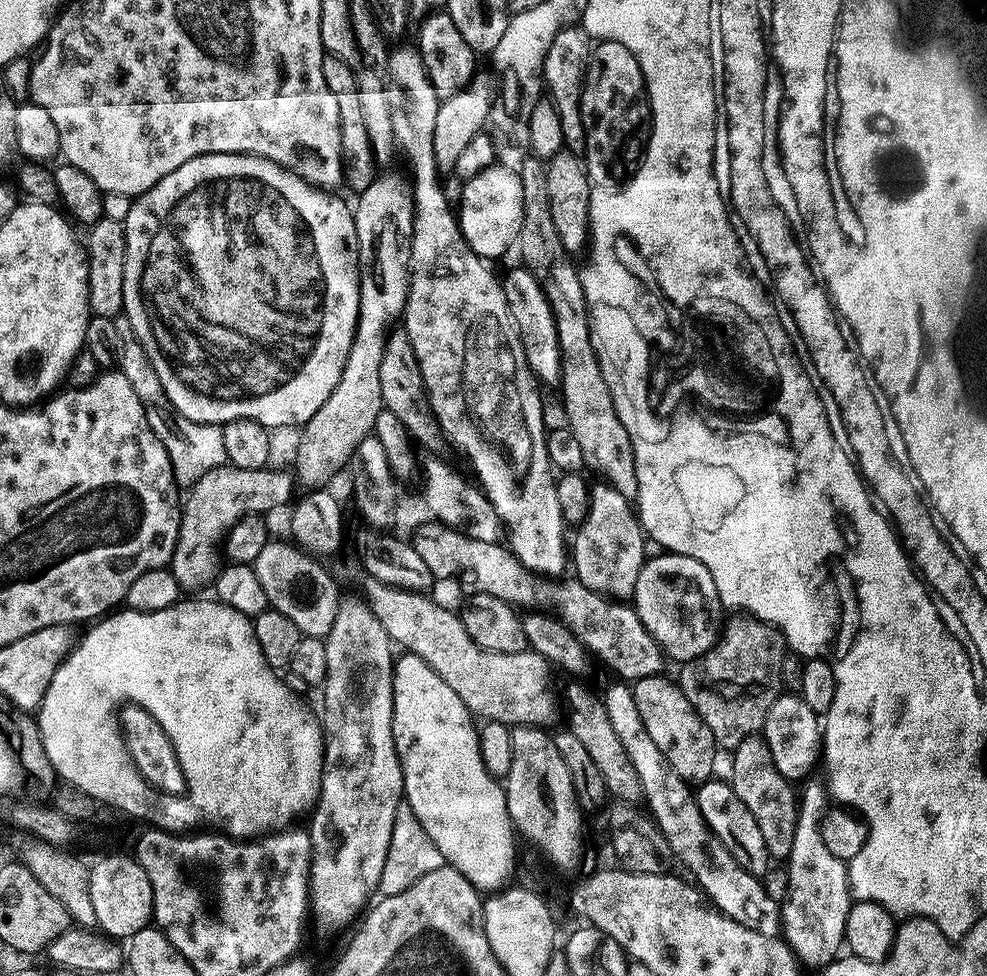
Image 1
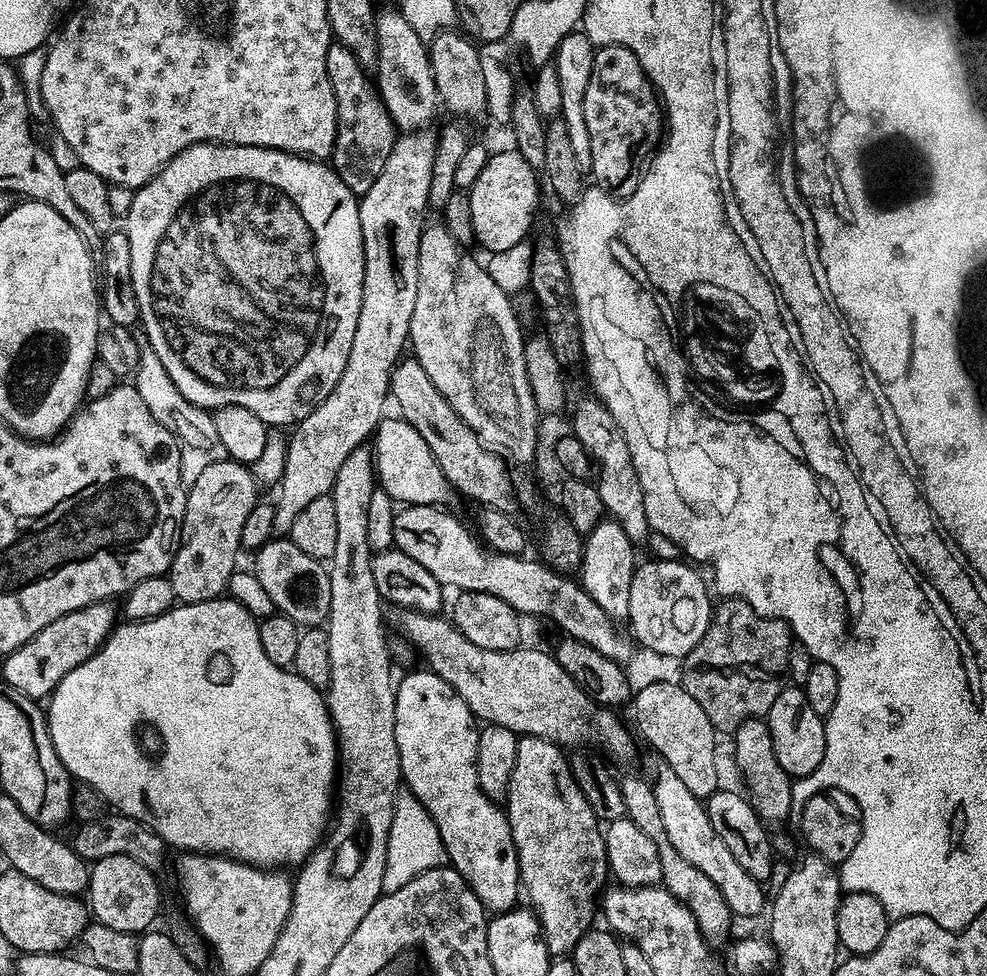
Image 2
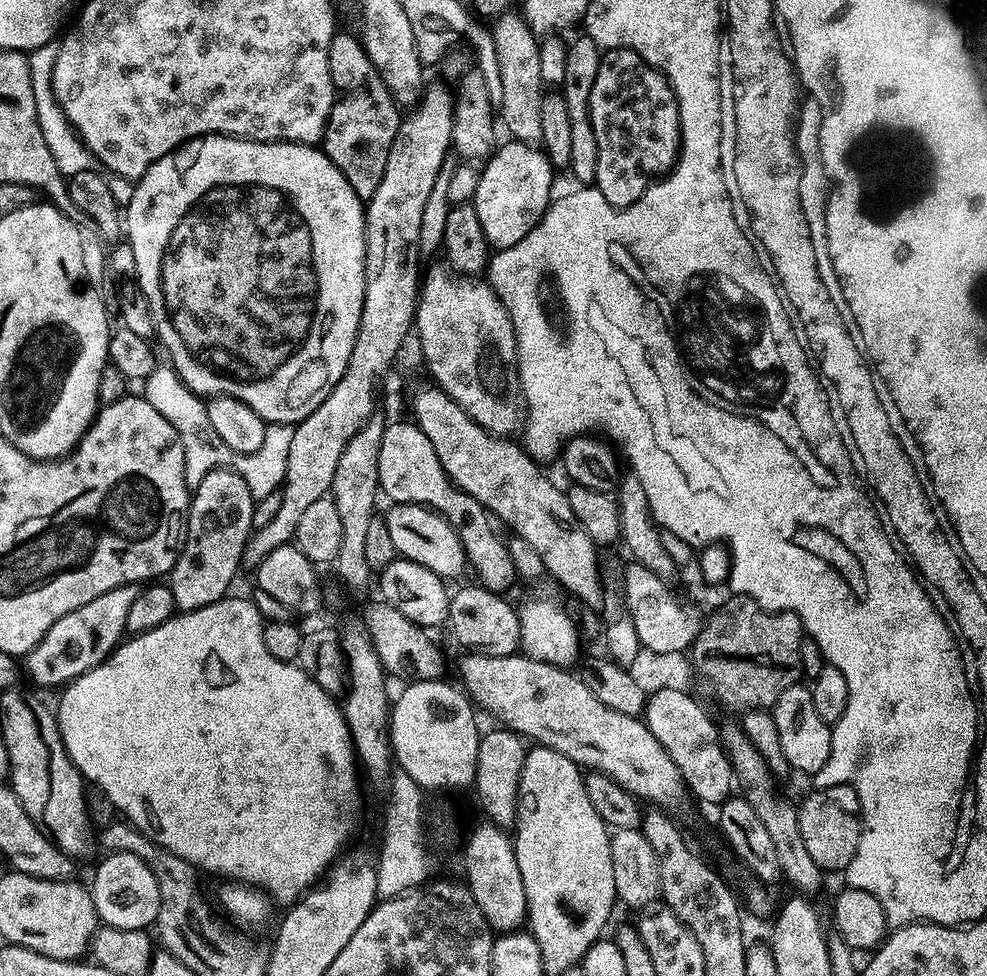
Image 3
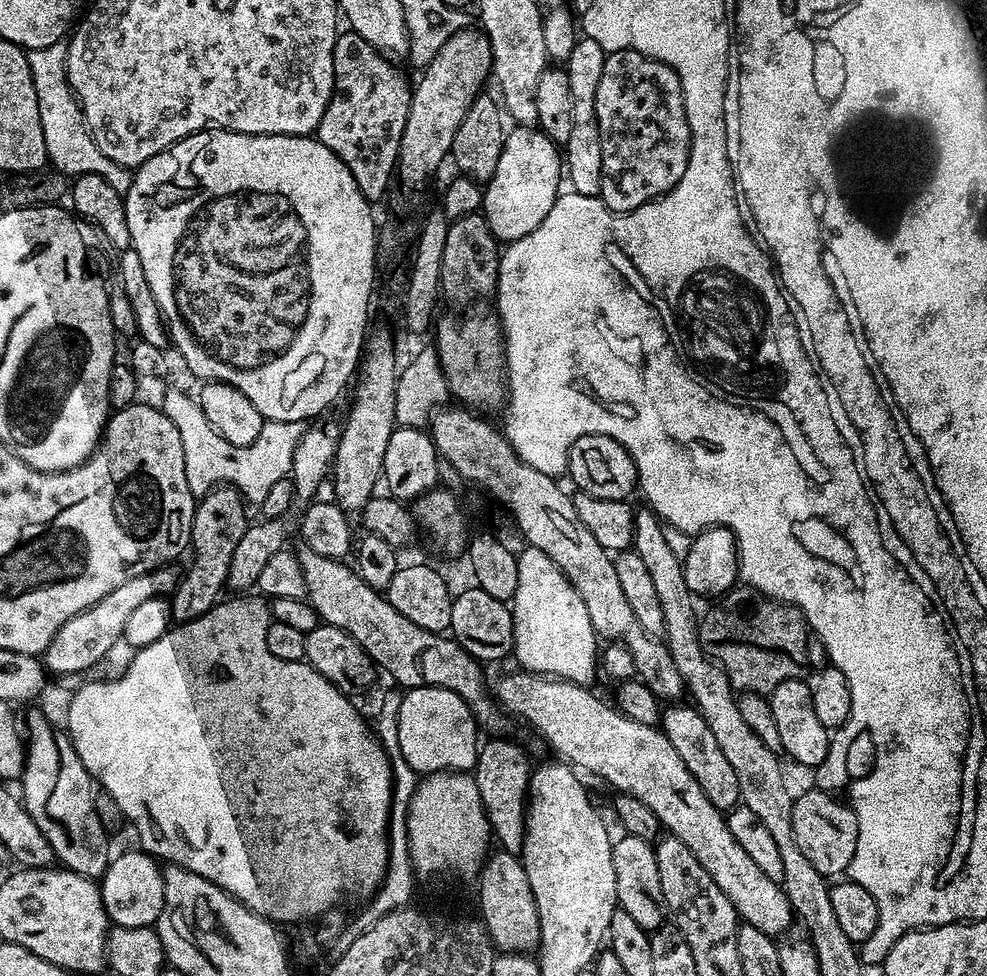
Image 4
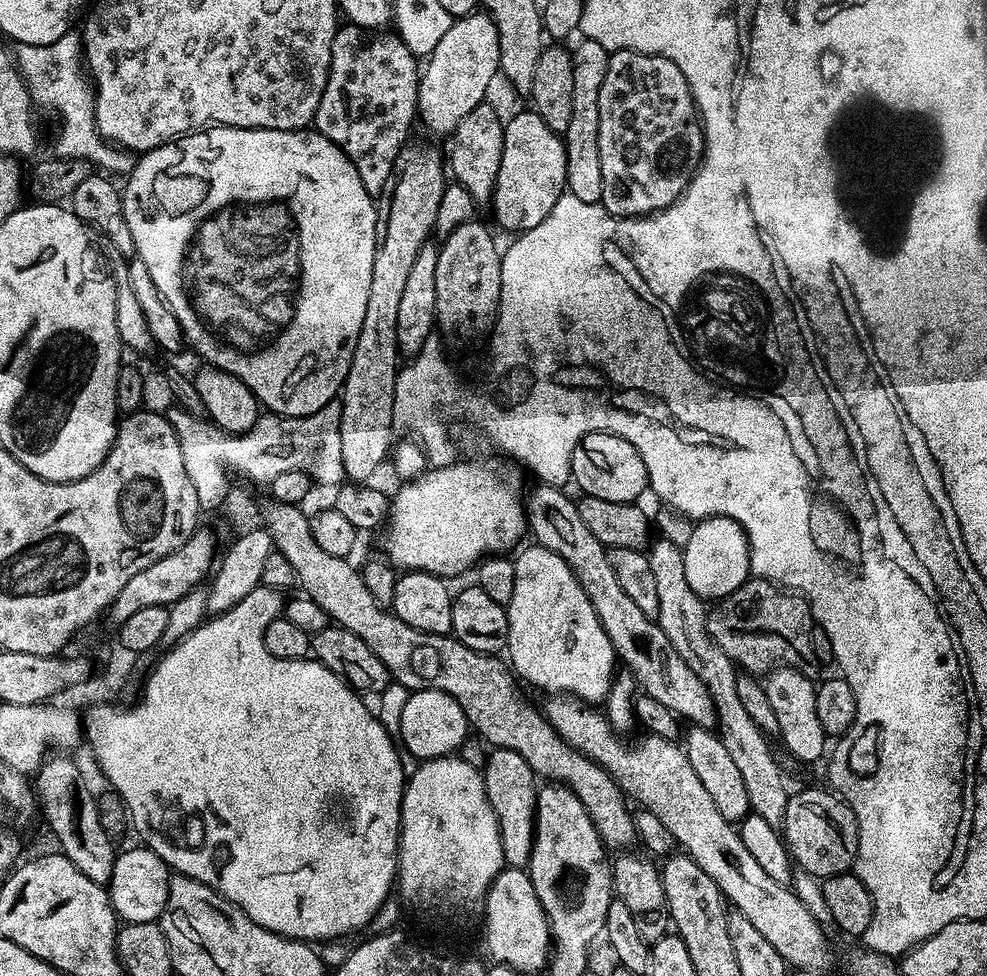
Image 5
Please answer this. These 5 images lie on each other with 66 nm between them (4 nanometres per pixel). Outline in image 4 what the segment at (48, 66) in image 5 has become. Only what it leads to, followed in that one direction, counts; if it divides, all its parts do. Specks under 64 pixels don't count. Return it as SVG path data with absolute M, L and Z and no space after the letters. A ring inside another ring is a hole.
M63 39L54 42L46 50L34 50L28 53L30 74L34 78L34 94L38 94L38 118L42 118L42 138L46 138L48 164L63 176L75 178L94 174L106 178L114 190L126 194L132 185L133 169L123 168L118 162L106 158L94 142L90 130L84 121L84 111L68 87L66 58L68 46Z

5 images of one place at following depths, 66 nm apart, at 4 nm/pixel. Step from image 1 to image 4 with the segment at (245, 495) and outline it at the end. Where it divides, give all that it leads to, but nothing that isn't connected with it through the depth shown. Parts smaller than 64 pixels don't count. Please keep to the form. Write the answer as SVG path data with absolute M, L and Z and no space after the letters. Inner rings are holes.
M221 482L199 497L192 518L192 538L190 541L190 556L192 561L188 569L179 573L176 587L171 593L173 621L183 622L193 620L206 614L221 599L230 574L230 558L234 558L234 549L246 534L250 517L244 513L245 501L239 490L227 482Z

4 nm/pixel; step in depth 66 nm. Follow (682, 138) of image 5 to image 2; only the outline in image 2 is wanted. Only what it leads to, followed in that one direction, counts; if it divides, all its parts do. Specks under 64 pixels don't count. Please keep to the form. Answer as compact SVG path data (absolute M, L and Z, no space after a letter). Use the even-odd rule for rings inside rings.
M620 44L597 47L594 70L590 70L590 83L586 86L584 95L584 113L586 130L590 130L590 158L592 159L590 175L602 187L617 192L617 197L633 195L642 179L640 155L647 150L648 144L655 145L665 135L666 117L662 111L662 101L656 89L652 87L652 81L644 73L638 58L629 48L623 48Z

